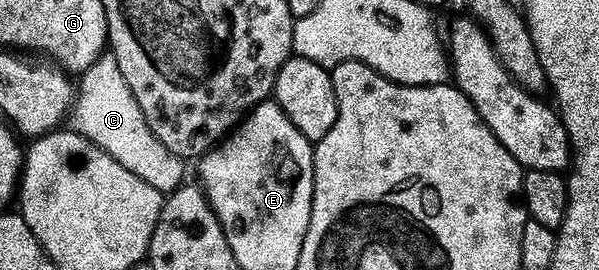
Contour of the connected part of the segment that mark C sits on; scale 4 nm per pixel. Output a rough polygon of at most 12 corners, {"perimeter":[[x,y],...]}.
{"perimeter":[[112,53],[82,71],[71,129],[165,196],[185,159],[150,132]]}

